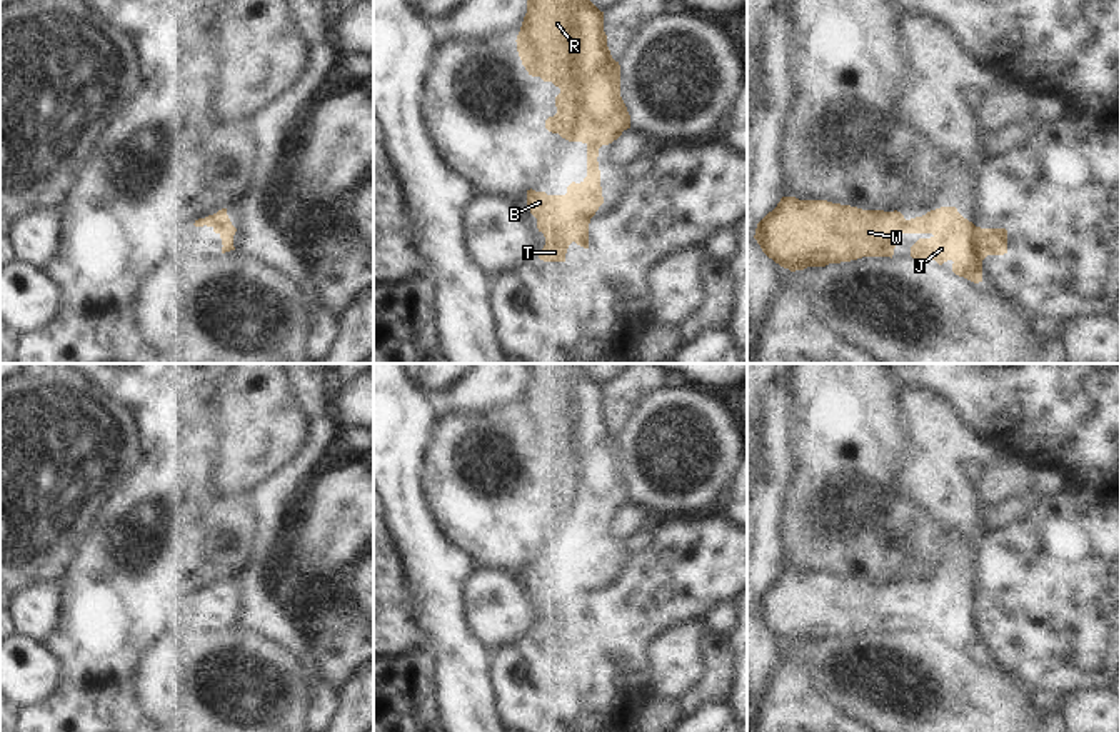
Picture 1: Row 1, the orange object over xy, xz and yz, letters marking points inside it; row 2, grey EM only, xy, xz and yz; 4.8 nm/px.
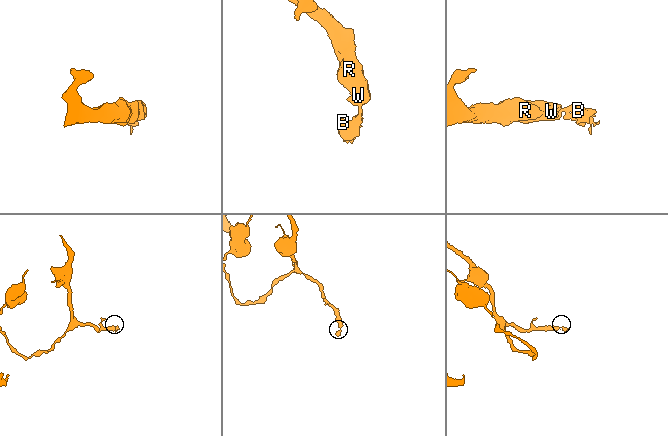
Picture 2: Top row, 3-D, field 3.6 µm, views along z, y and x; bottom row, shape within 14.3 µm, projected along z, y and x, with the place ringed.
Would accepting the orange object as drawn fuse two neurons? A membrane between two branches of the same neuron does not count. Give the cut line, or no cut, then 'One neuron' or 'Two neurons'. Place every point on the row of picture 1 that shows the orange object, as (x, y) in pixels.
No split. One neuron

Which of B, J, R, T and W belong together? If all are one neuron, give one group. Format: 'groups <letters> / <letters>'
groups B J R T W

